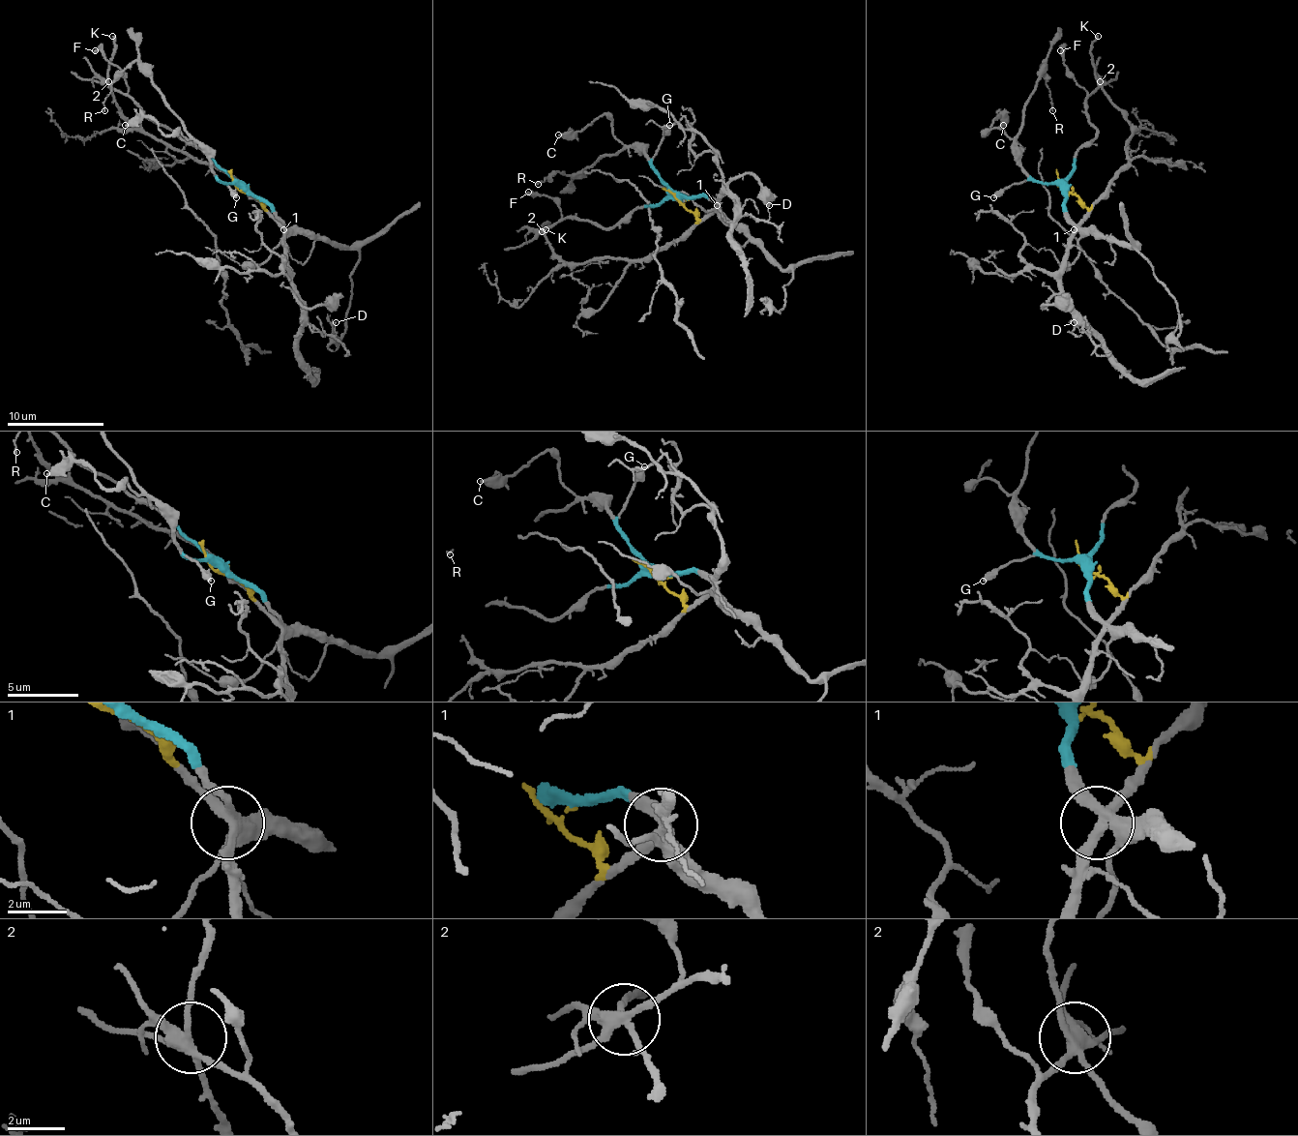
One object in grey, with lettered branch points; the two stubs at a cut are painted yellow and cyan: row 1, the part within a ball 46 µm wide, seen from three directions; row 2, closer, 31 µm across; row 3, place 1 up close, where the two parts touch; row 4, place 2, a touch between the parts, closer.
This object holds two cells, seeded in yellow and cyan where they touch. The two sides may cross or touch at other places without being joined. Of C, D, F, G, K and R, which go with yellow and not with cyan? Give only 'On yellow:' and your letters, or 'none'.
On yellow: D, K

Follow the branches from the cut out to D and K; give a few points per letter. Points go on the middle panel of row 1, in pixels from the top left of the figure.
D: (675, 194), (688, 210), (702, 218), (717, 205), (723, 194), (743, 215), (767, 220), (770, 205)
K: (675, 194), (694, 220), (675, 242), (641, 258), (566, 263), (549, 247), (542, 227), (546, 223), (545, 229)

